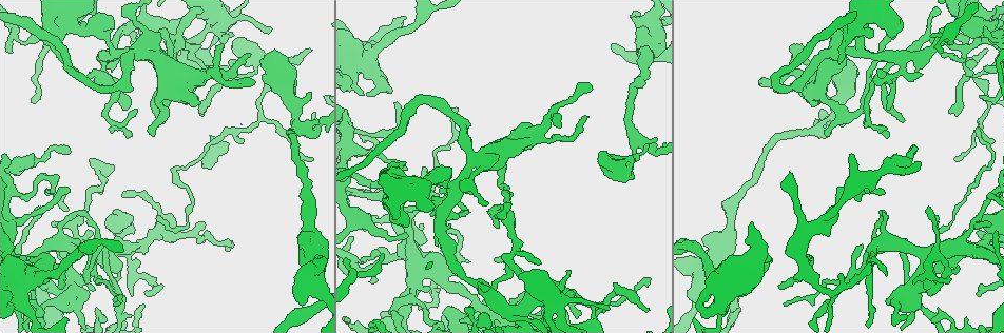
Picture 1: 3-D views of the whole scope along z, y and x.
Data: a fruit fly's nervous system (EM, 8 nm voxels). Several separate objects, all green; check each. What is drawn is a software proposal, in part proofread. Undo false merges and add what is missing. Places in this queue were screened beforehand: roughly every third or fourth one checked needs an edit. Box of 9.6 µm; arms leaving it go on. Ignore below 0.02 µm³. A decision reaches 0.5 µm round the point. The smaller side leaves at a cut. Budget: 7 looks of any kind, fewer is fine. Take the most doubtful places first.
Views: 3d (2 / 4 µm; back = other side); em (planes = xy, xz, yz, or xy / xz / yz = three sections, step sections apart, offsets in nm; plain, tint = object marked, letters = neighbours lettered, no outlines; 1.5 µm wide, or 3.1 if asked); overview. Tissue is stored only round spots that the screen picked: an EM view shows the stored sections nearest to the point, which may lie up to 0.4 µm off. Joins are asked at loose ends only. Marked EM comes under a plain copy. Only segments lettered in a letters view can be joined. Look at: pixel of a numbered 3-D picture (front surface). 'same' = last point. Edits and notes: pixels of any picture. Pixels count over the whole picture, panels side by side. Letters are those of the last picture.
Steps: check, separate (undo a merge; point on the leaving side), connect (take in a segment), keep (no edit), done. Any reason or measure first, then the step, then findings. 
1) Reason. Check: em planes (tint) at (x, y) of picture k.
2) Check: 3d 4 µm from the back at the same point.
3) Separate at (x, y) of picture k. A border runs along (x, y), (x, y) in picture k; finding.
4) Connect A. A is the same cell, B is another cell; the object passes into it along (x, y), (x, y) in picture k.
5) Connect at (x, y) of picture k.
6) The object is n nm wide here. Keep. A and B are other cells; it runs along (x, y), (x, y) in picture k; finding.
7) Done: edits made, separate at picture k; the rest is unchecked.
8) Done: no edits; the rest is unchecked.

Check: 3d 4 µm at (202, 113) of picture 1.

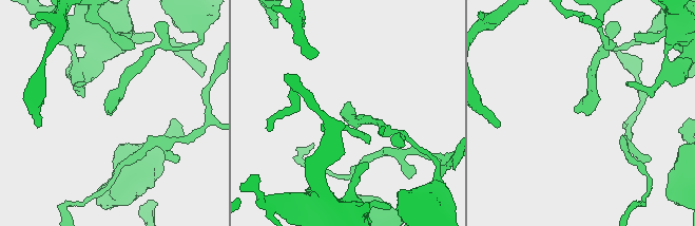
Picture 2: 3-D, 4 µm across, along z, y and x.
Check: em planes (letters) at (349, 103) of picture 2.

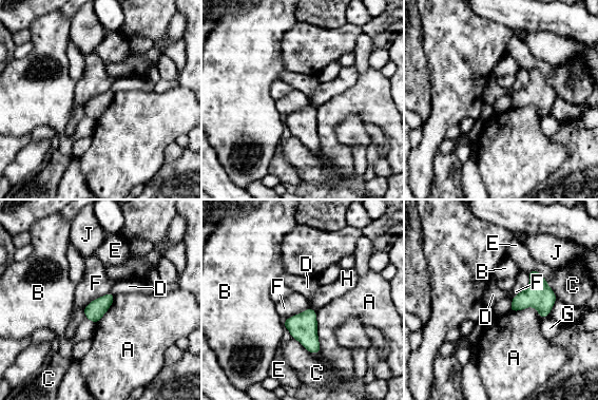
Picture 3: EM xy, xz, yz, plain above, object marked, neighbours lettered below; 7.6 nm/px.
Keep. A, B, C, D, E, F, G, H and J are other cells; a border runs along (512, 299), (512, 305), (508, 310) in picture 3; none of them fits.

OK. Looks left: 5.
Arms part here. Check: 3d 2 µm at (985, 113) of picture 1.

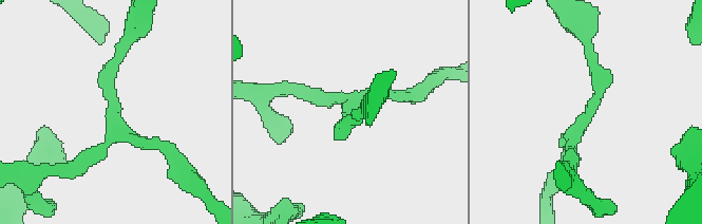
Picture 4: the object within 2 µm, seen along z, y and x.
3 arms meet here; shape alone is not enough. Check: em planes (letters) at (587, 114) of picture 4.

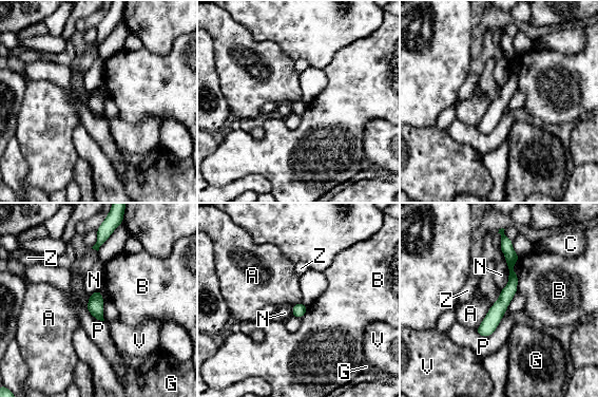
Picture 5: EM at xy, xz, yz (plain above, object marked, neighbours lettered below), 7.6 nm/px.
The object is 100 nm wide here. Keep. A, B, C, G, N, P, V and Z are other cells; a border runs along (500, 290), (499, 298), (475, 332) in picture 5; all the same neuron.

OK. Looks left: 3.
Check: 3d 2 µm at (482, 302) of picture 1.

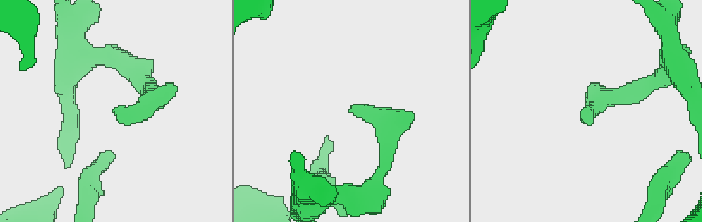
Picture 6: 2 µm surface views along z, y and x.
Now the EM. Check: em planes (letters) at (583, 119) of picture 6.

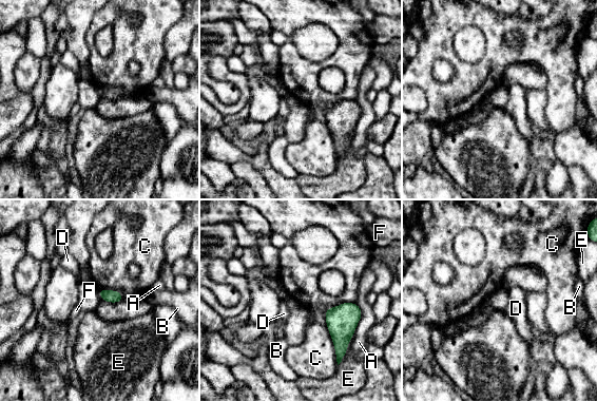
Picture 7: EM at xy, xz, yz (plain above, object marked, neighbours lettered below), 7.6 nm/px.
The longest contact is with C, 500 nm. Keep. A, B, C, D, E and F are other cells; a border runs along (354, 302), (325, 311), (338, 364) in picture 7; no lettered segment goes on from it.

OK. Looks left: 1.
Done: no edits; the rest is unchecked.

